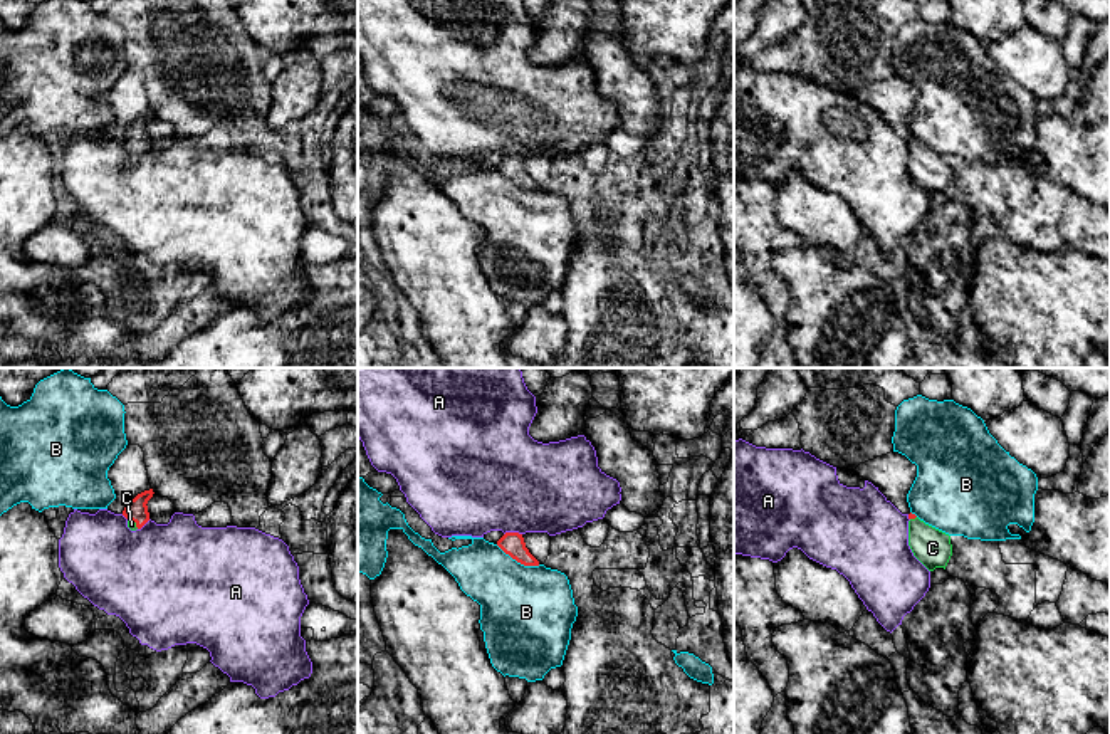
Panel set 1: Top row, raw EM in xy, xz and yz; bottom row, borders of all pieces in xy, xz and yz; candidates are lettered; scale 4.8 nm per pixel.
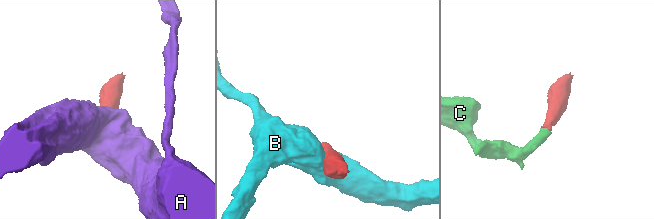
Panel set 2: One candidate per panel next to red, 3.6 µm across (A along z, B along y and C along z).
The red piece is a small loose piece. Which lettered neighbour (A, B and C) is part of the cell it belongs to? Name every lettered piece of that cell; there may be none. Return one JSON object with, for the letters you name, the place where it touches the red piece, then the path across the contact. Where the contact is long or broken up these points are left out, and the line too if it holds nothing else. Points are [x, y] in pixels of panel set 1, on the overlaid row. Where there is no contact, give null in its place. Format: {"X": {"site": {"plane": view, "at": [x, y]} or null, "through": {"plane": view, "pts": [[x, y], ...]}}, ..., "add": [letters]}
{"C": {"site": {"plane": "xy", "at": [133, 521]}, "through": {"plane": "xy", "pts": [[136, 509], [133, 521], [131, 524]]}}, "add": ["C"]}

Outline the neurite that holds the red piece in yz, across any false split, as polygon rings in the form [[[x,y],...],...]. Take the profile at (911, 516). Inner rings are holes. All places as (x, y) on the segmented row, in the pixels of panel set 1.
[[[908,514],[908,546],[914,556],[929,569],[947,566],[952,556],[950,536]]]

